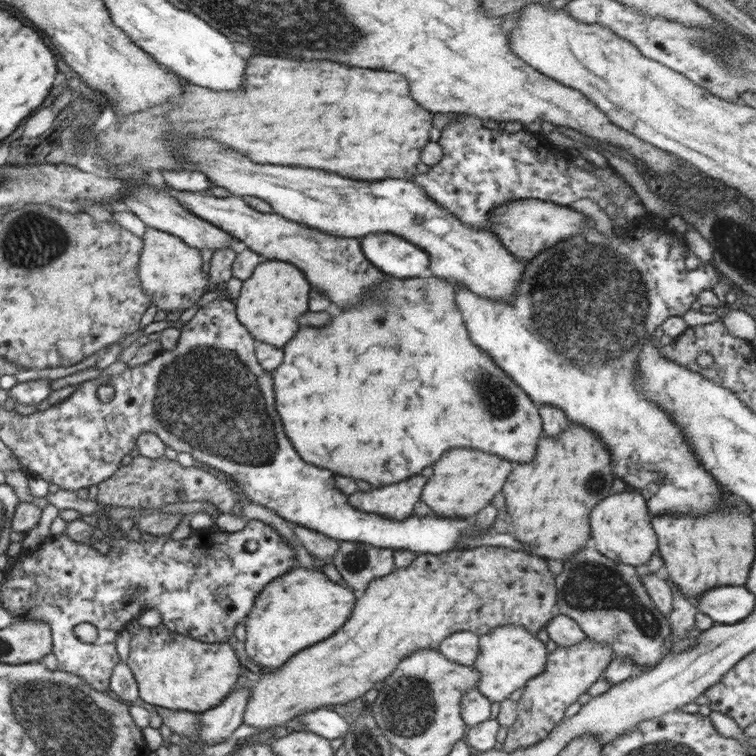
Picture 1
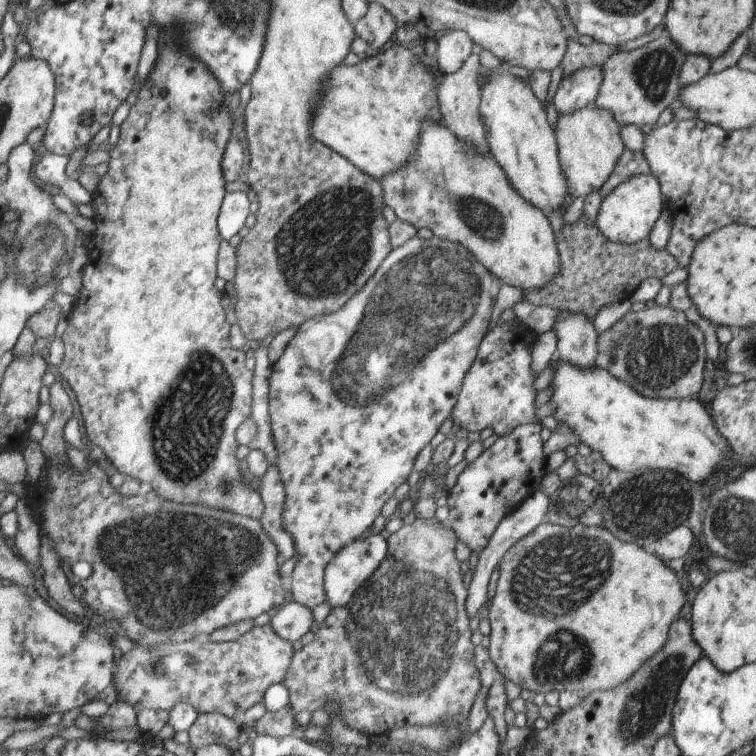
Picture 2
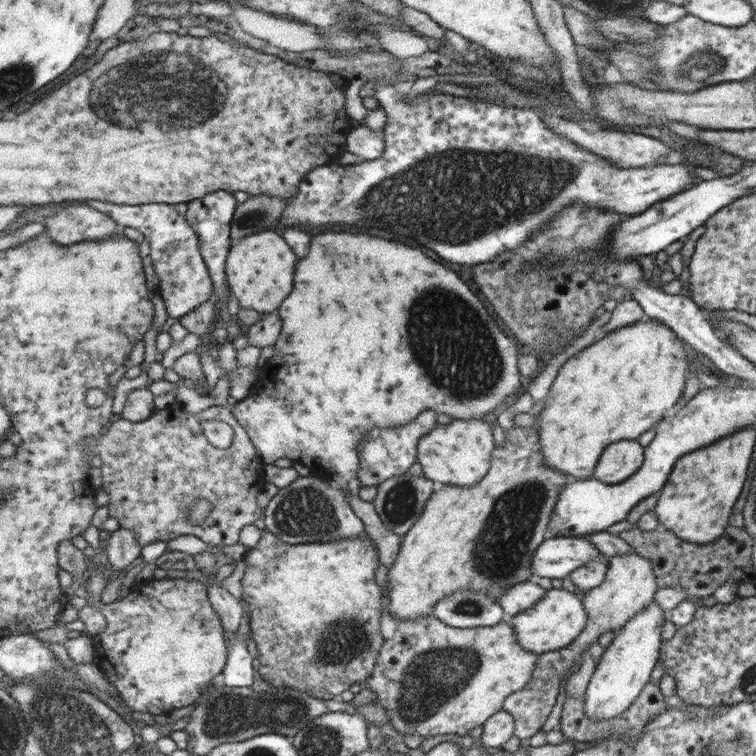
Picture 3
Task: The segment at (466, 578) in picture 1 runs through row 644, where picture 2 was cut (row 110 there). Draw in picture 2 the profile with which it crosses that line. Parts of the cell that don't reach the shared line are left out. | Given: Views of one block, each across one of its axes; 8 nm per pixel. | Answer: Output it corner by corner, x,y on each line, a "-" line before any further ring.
393,44
380,52
363,56
362,61
354,66
340,64
328,80
330,82
326,84
324,98
316,106
312,118
312,136
331,150
338,152
340,156
352,160
352,165
360,169
360,172
374,176
376,180
382,180
384,176
408,164
412,154
418,150
416,146
420,144
420,130
424,126
424,120
434,120
438,124
443,124
438,80
410,48

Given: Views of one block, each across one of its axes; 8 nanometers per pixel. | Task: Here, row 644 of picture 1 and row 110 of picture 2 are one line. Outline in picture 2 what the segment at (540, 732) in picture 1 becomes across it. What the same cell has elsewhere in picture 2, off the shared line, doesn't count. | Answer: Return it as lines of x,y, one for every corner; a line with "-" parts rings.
593,105
580,108
572,114
559,114
556,137
559,138
560,164
563,165
573,199
586,198
590,190
600,190
624,150
620,126
614,116
608,110
600,110

